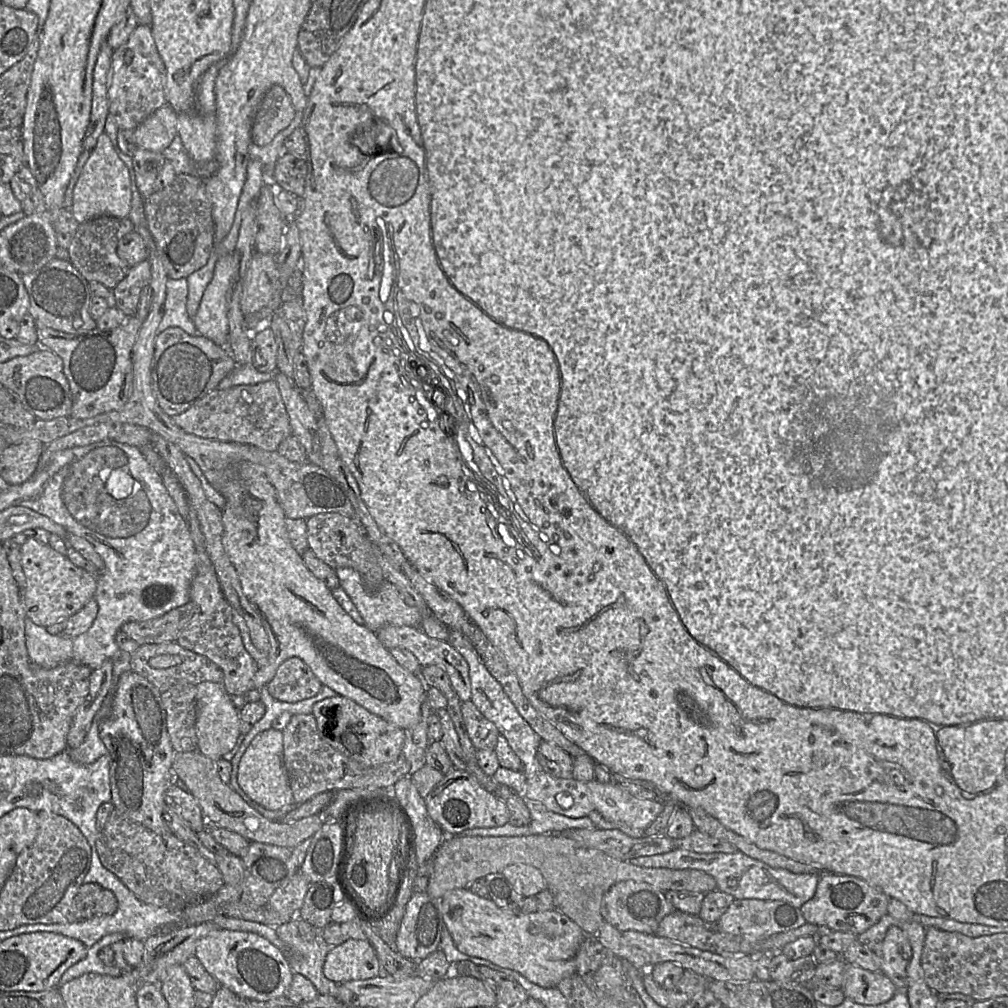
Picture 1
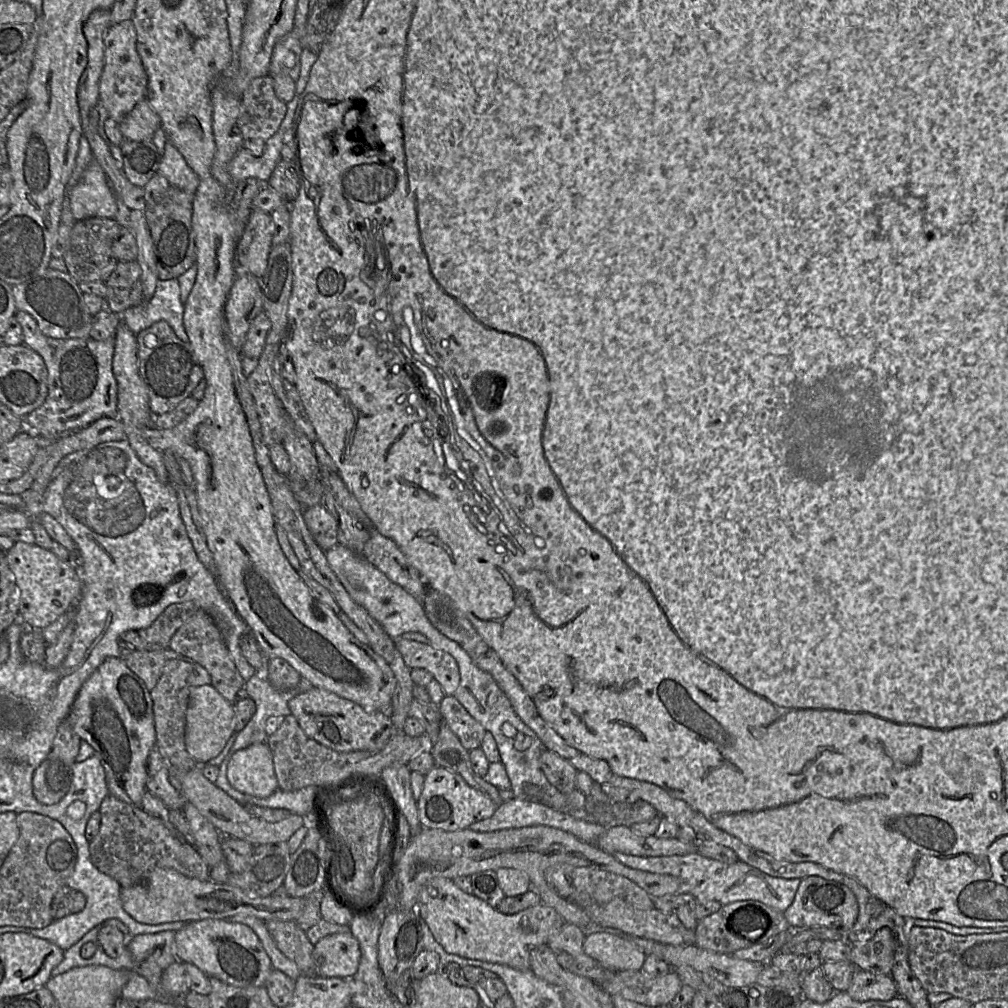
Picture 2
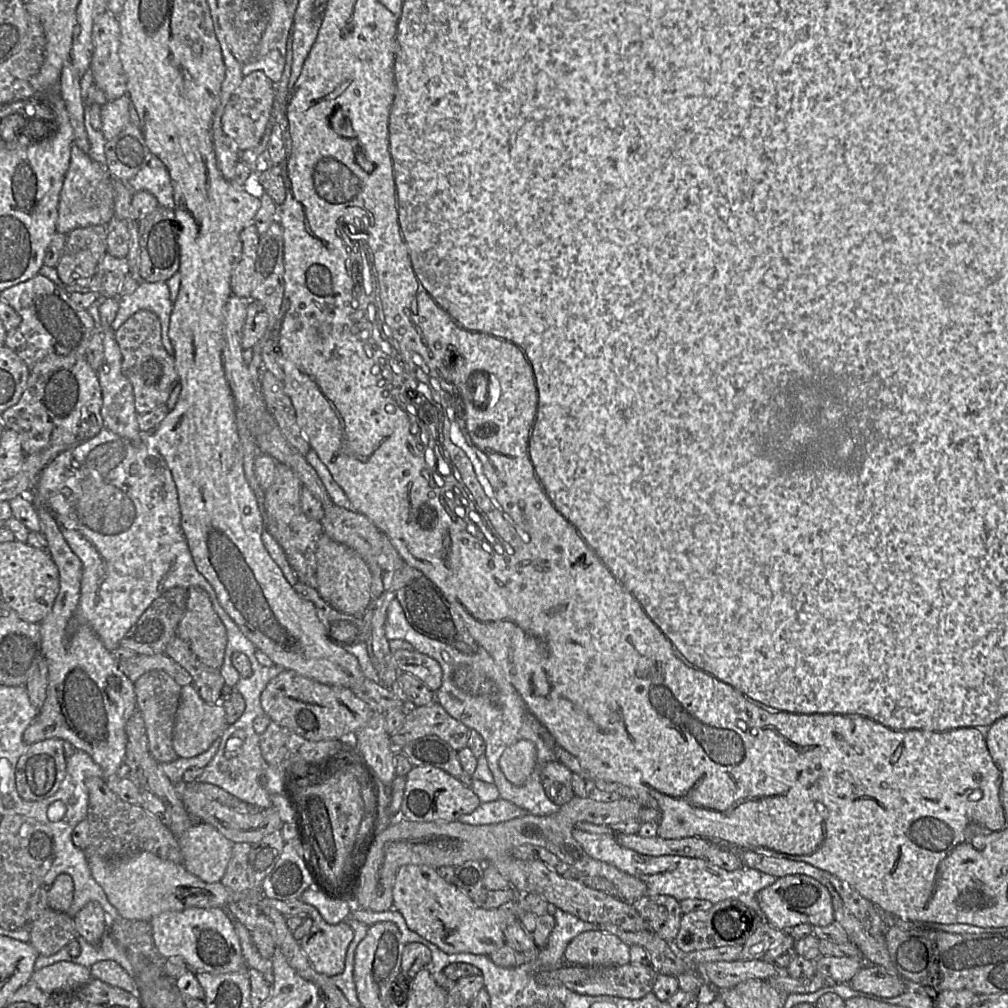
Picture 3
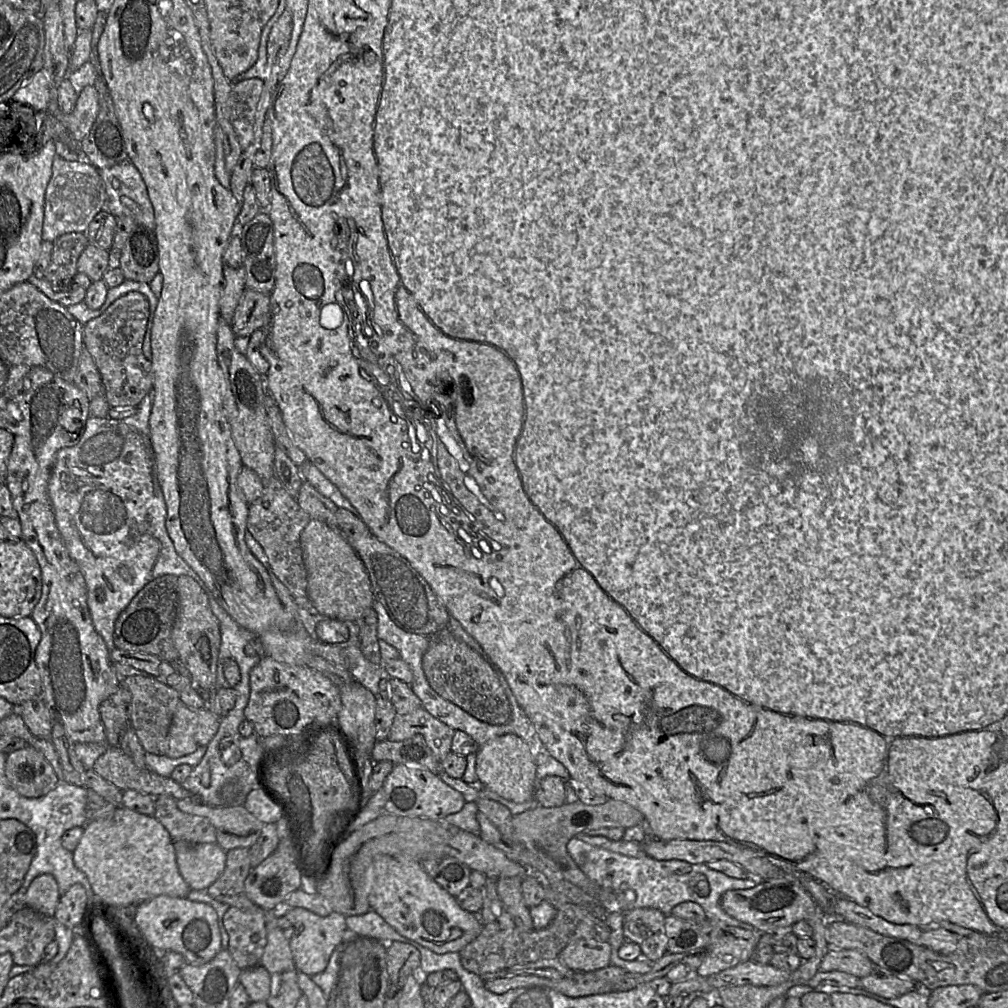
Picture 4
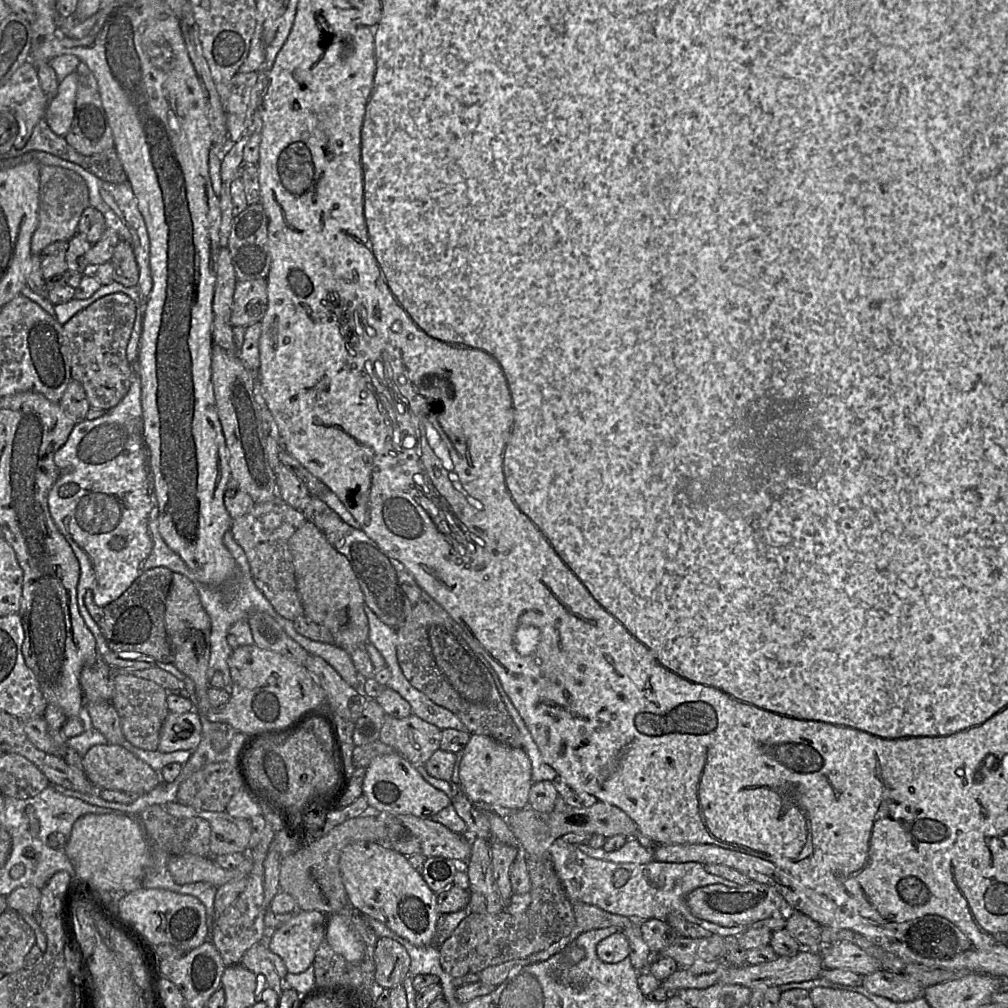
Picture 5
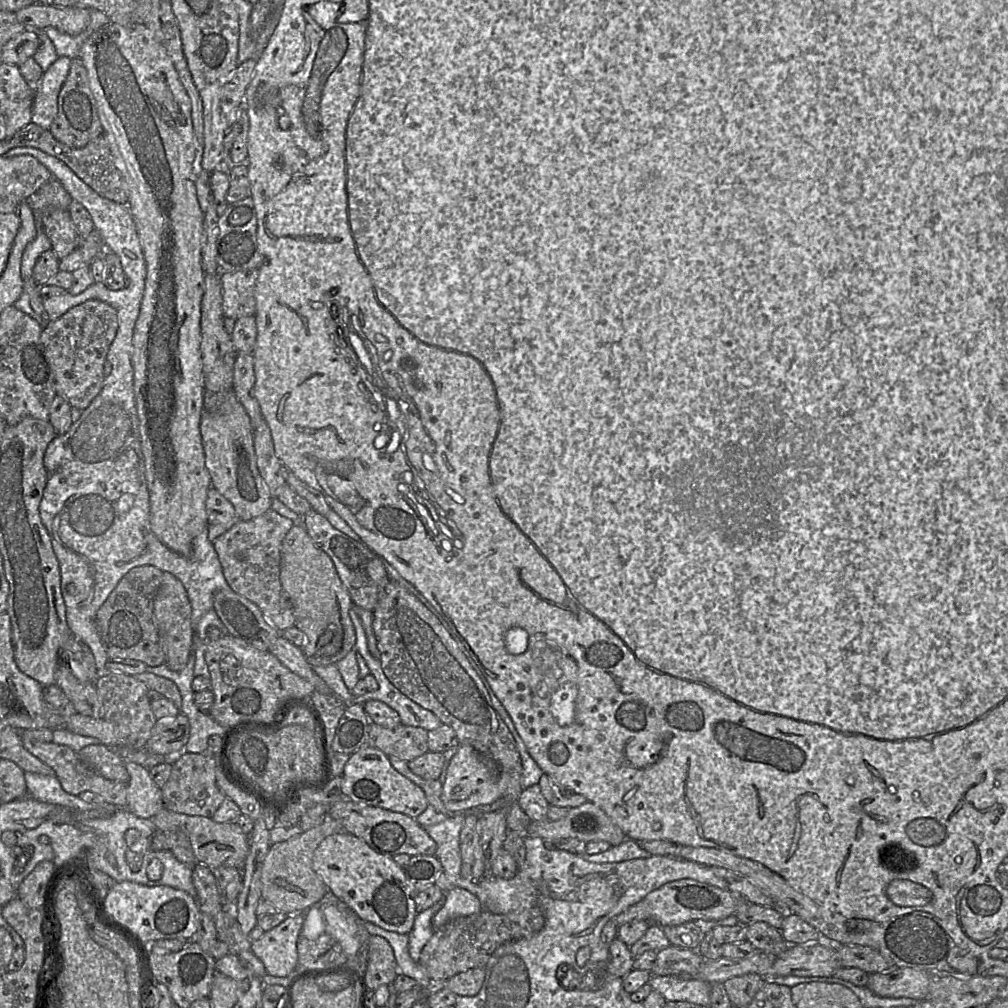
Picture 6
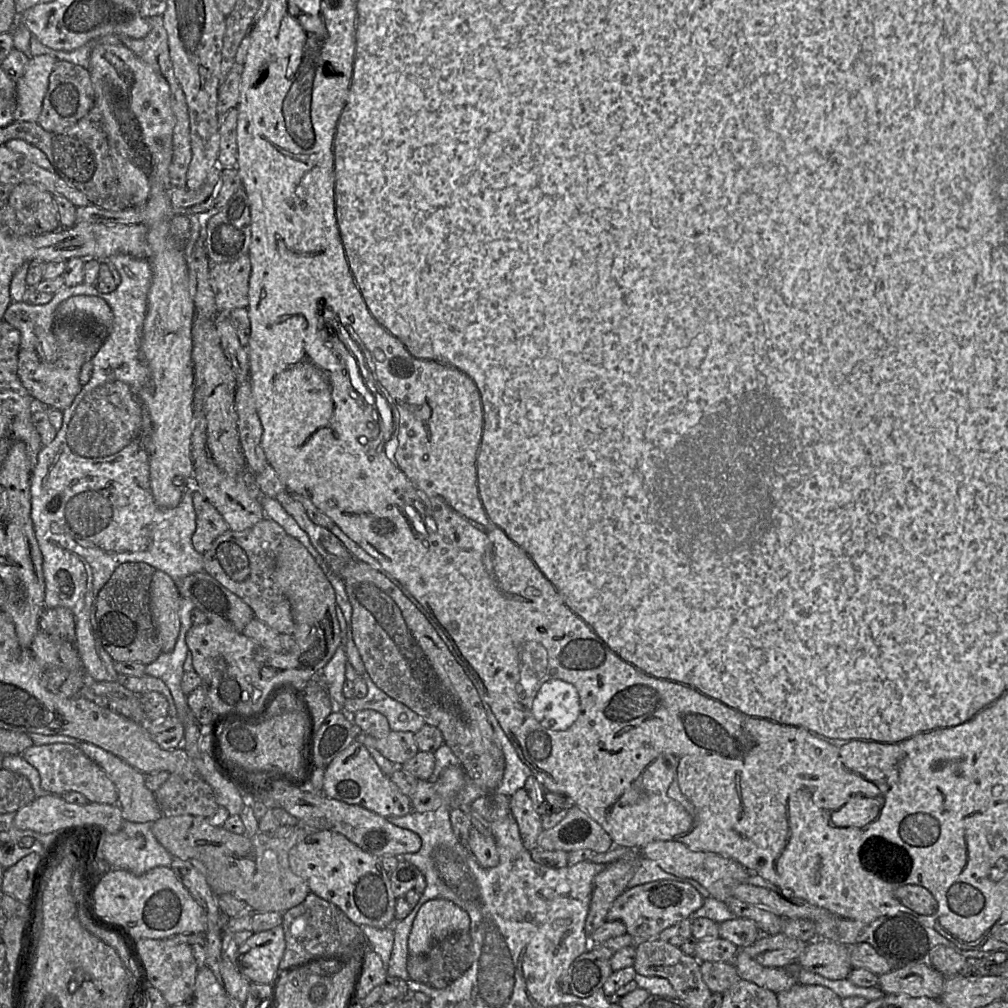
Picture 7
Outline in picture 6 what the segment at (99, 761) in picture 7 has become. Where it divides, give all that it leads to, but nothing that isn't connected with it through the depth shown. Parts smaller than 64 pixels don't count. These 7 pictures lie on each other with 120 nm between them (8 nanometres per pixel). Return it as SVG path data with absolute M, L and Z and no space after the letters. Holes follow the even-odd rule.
M126 762L129 781L126 784L125 810L140 818L153 818L164 809L162 790L149 774L149 769L133 762Z

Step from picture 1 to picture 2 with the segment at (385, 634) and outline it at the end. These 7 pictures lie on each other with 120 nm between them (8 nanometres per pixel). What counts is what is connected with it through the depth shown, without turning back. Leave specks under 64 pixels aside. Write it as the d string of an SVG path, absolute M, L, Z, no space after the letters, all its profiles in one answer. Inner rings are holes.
M401 637L395 642L399 654L410 669L420 668L430 672L441 685L445 696L454 695L460 683L460 673L456 660L450 654L429 643Z

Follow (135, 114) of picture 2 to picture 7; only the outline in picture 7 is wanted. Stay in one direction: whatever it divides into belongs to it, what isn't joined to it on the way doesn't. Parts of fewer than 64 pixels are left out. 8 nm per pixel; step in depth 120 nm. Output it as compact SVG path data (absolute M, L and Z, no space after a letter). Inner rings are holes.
M47 54L29 56L24 74L16 81L17 106L14 121L37 122L49 77L57 60Z

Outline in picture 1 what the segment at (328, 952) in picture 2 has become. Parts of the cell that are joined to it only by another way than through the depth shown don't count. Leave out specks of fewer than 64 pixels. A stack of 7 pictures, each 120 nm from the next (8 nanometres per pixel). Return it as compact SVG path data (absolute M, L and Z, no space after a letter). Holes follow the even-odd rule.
M349 939L331 947L323 964L324 976L338 984L378 977L381 964L368 940Z

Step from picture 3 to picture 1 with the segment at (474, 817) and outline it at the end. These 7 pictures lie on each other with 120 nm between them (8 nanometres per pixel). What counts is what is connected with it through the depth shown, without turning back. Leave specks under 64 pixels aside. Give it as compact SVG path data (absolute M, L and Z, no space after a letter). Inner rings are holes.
M523 798L530 812L530 822L524 826L514 826L507 823L495 828L474 828L465 830L458 835L462 836L529 836L547 833L563 833L572 829L597 829L594 823L586 816L570 818L548 810L541 802Z

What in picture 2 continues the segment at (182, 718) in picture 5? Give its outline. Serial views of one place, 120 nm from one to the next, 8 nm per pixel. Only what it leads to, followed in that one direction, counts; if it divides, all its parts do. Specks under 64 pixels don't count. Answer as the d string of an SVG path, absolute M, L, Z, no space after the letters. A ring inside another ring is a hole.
M212 685L190 686L186 712L185 746L198 764L206 764L218 756L234 729L233 703L228 702Z

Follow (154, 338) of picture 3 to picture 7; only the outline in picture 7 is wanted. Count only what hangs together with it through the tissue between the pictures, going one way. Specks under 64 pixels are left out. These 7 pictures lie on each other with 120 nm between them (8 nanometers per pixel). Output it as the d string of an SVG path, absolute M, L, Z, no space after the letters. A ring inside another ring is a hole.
M58 320L53 326L53 333L57 341L57 359L52 363L44 362L34 348L20 348L17 374L32 397L54 409L64 410L73 404L82 390L83 385L79 379L82 366L95 356L104 339L87 323L75 320Z

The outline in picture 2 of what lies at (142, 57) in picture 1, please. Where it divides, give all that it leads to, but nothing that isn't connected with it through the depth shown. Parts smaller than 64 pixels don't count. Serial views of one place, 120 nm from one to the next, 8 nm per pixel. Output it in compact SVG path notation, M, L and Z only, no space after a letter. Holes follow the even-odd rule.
M131 20L111 25L104 37L105 60L99 82L99 103L106 109L109 116L117 123L136 106L144 101L147 94L148 77L141 58L136 49L137 34Z

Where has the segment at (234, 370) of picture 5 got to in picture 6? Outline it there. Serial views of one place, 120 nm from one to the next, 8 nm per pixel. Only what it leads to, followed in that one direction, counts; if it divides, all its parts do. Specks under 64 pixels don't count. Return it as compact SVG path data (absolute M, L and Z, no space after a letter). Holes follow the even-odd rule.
M232 389L223 394L208 394L205 392L204 405L206 411L202 415L200 430L205 453L205 466L211 476L212 488L233 504L240 521L247 521L264 514L271 508L273 495L258 469L253 429L249 415Z

